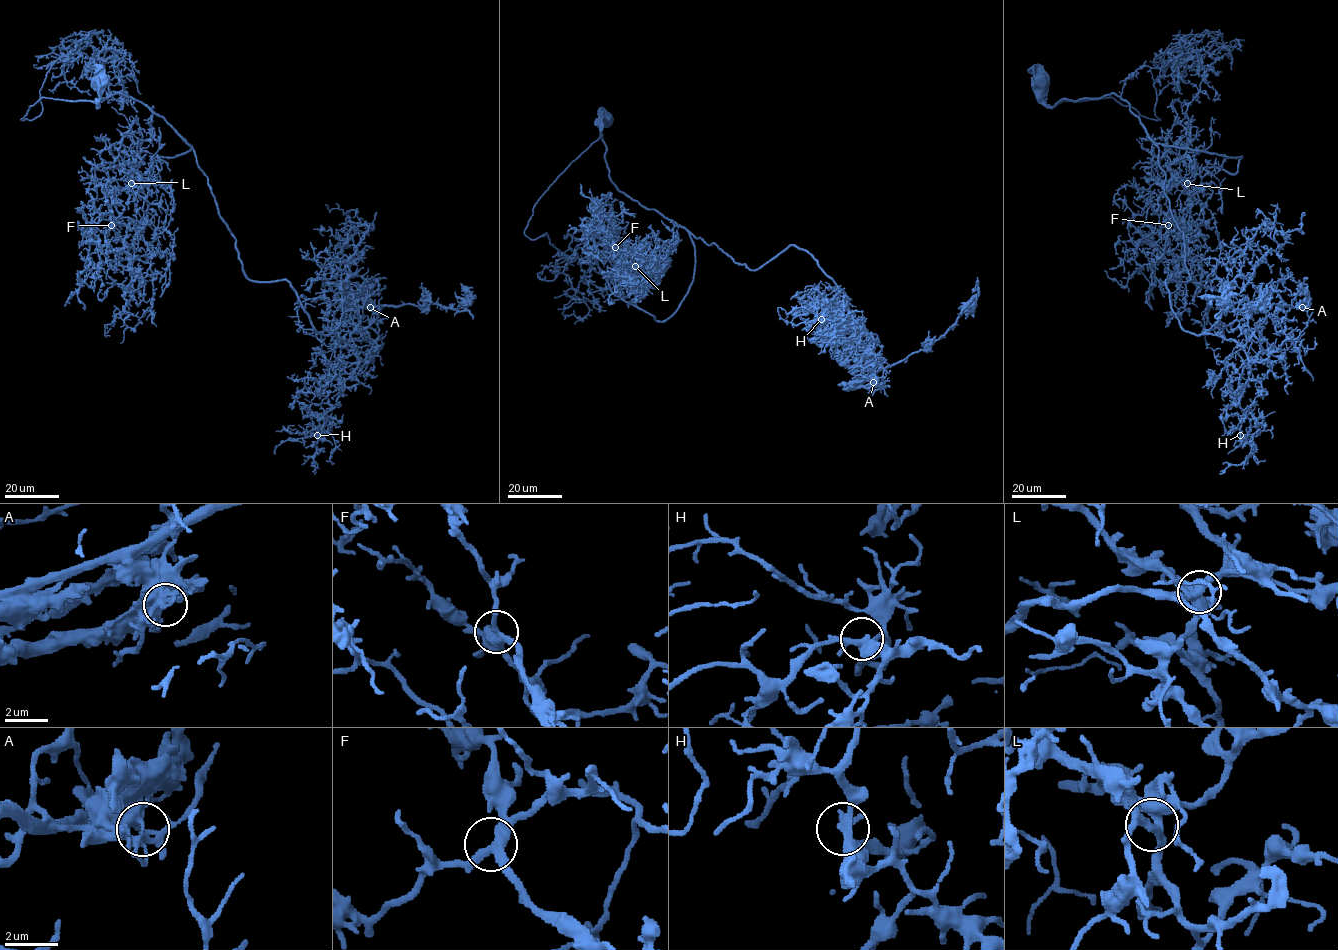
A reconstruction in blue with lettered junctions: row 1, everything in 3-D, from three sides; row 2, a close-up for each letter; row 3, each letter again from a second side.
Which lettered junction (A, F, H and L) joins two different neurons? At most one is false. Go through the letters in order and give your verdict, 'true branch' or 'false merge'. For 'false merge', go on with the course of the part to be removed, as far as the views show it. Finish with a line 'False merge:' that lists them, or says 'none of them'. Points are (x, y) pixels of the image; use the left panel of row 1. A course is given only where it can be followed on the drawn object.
A: false merge; foreign part runs (370, 307), (439, 304), (458, 309), (464, 307), (473, 296)
F: true branch
H: true branch
L: true branch
False merge: A

